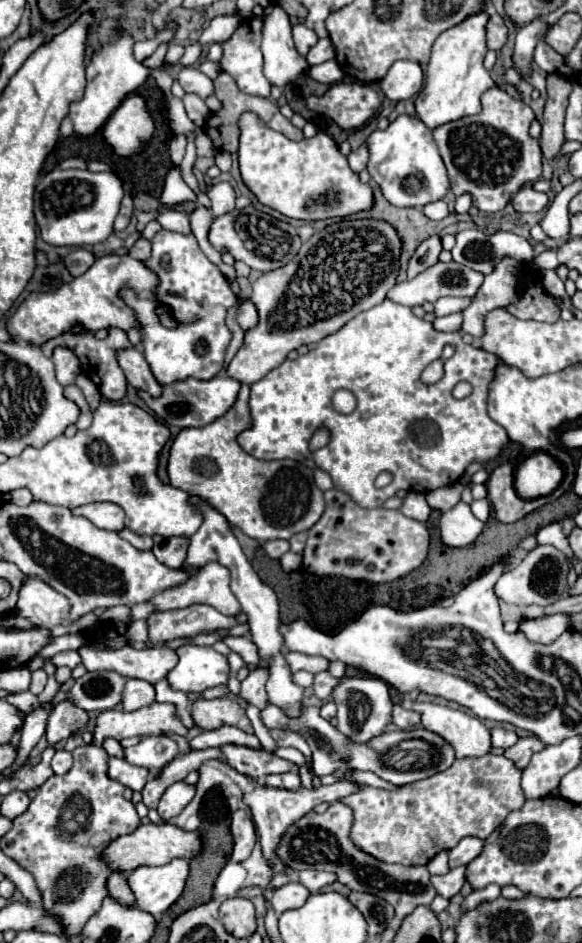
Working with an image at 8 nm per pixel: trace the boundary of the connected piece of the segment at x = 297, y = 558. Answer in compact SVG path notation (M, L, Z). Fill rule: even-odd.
M287 552L287 554L283 554L283 556L279 558L279 564L281 564L281 568L283 568L285 572L293 572L293 570L297 570L297 568L301 566L301 554Z

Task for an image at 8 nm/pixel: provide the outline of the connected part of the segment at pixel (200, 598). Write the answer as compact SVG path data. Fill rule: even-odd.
M201 568L195 578L187 578L183 584L167 588L159 594L151 596L149 600L135 604L131 608L131 616L133 616L133 620L141 620L141 618L147 618L147 616L151 616L155 612L161 612L161 610L165 612L165 610L185 608L185 606L191 606L191 604L209 604L225 616L237 616L237 614L241 614L241 604L235 598L235 594L231 592L229 582L231 582L231 572L227 568Z

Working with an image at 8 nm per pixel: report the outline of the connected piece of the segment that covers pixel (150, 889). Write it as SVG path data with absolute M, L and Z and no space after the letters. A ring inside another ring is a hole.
M175 858L165 866L139 866L139 868L131 870L127 876L127 884L137 900L137 908L153 914L155 919L159 921L163 912L181 896L187 874L189 874L189 860Z

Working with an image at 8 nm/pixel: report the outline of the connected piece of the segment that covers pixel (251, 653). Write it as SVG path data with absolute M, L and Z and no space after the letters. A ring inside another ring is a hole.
M225 638L223 642L233 652L237 652L247 664L259 664L259 658L255 658L255 646L251 646L249 638Z

